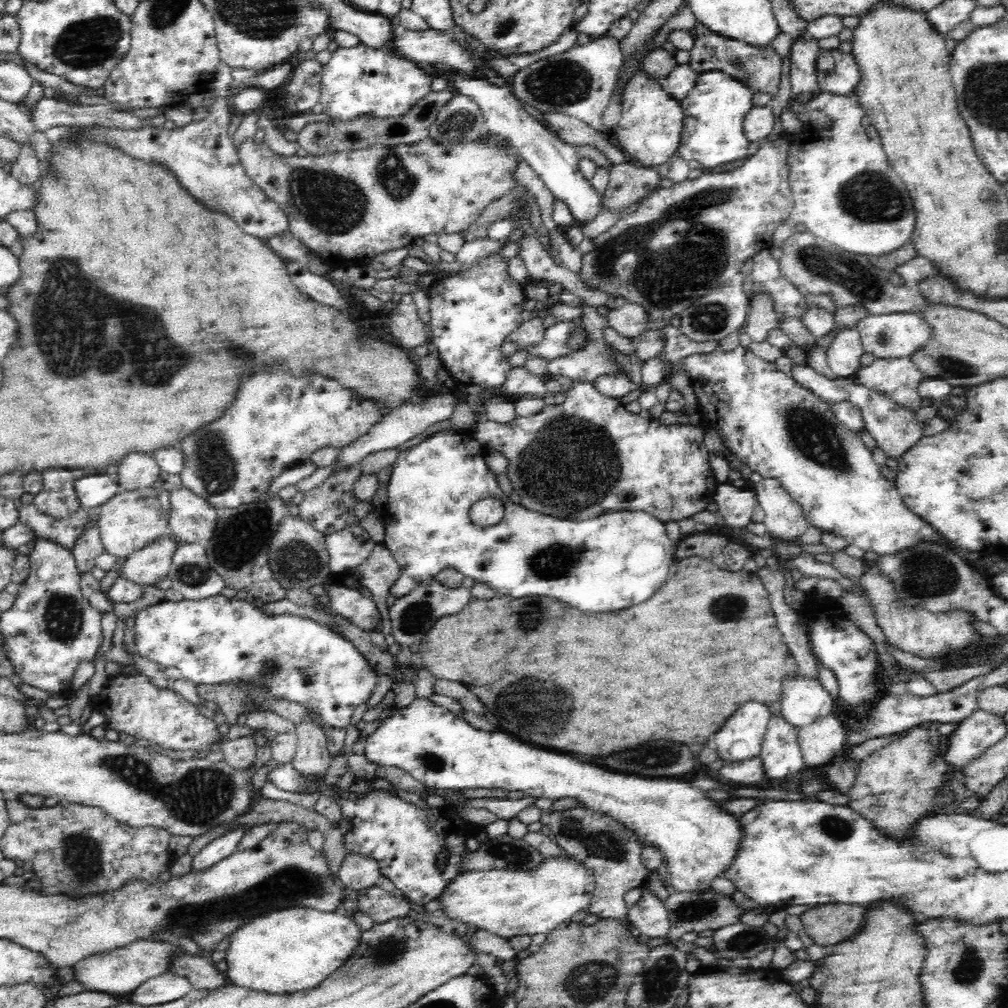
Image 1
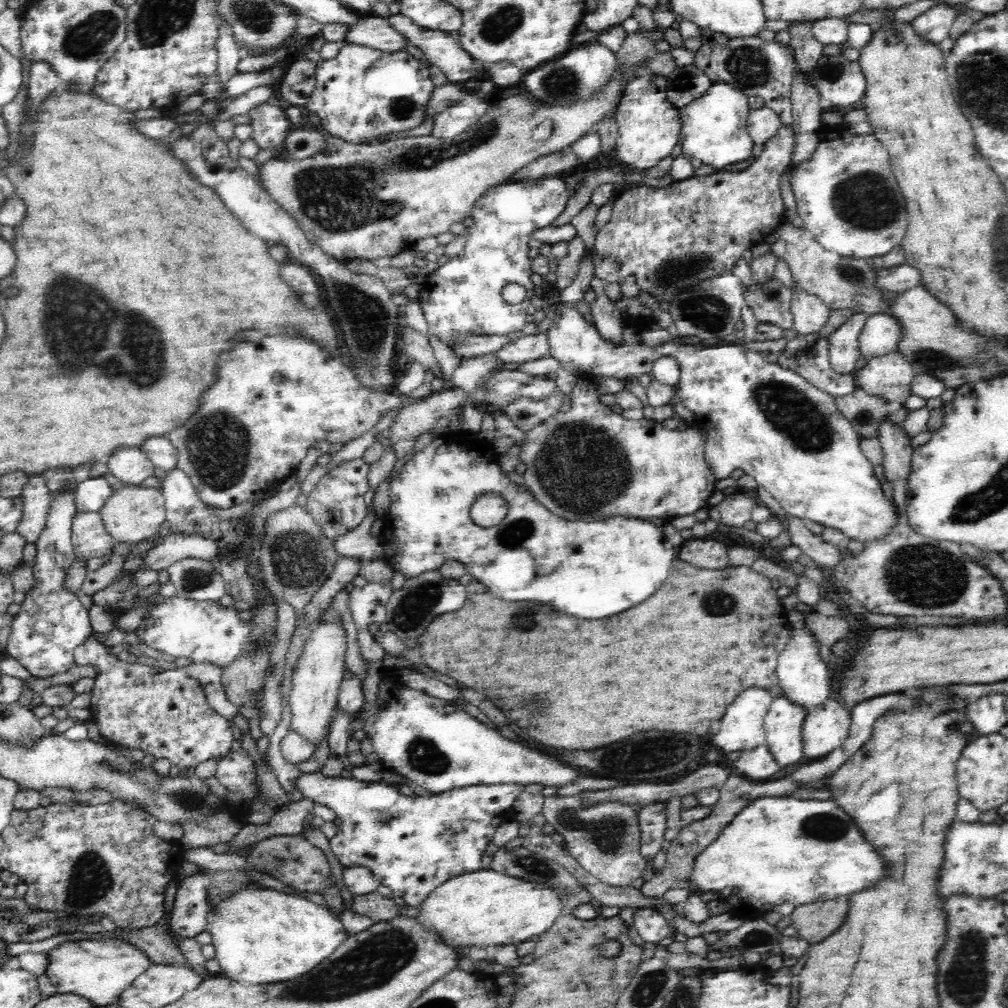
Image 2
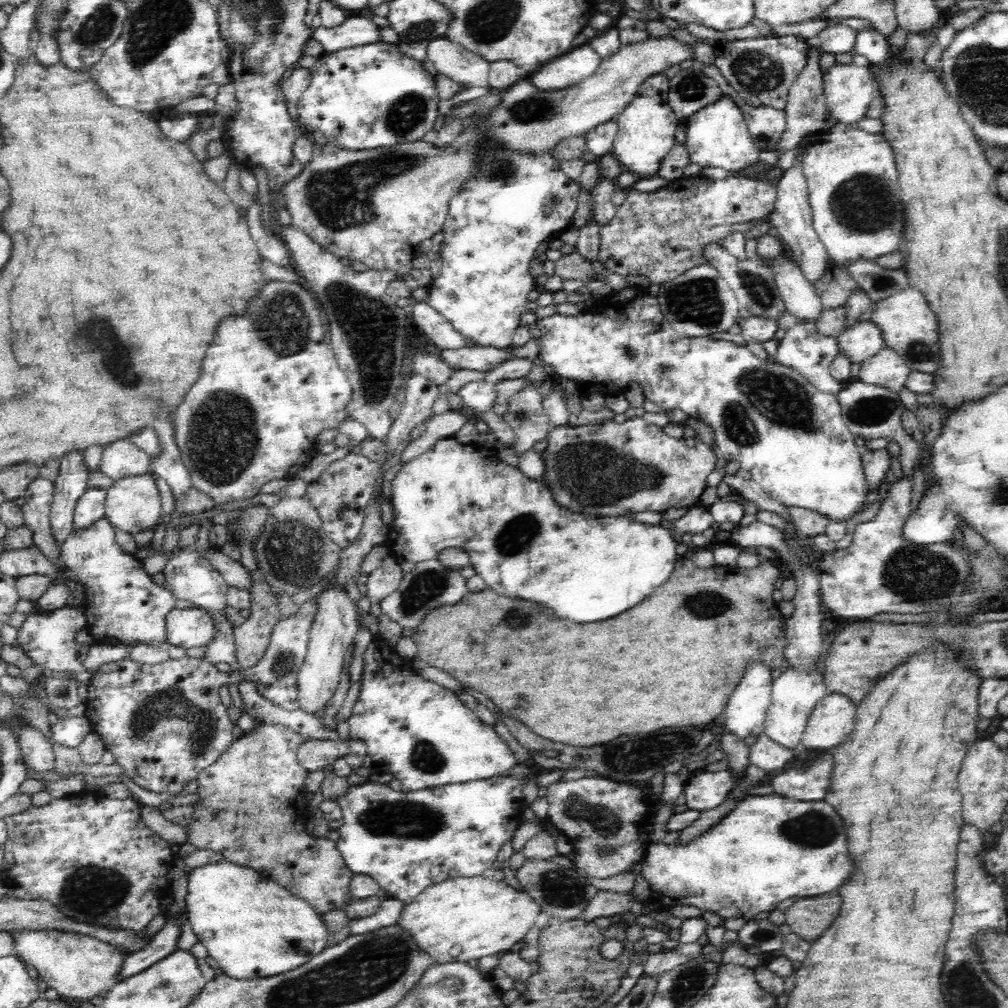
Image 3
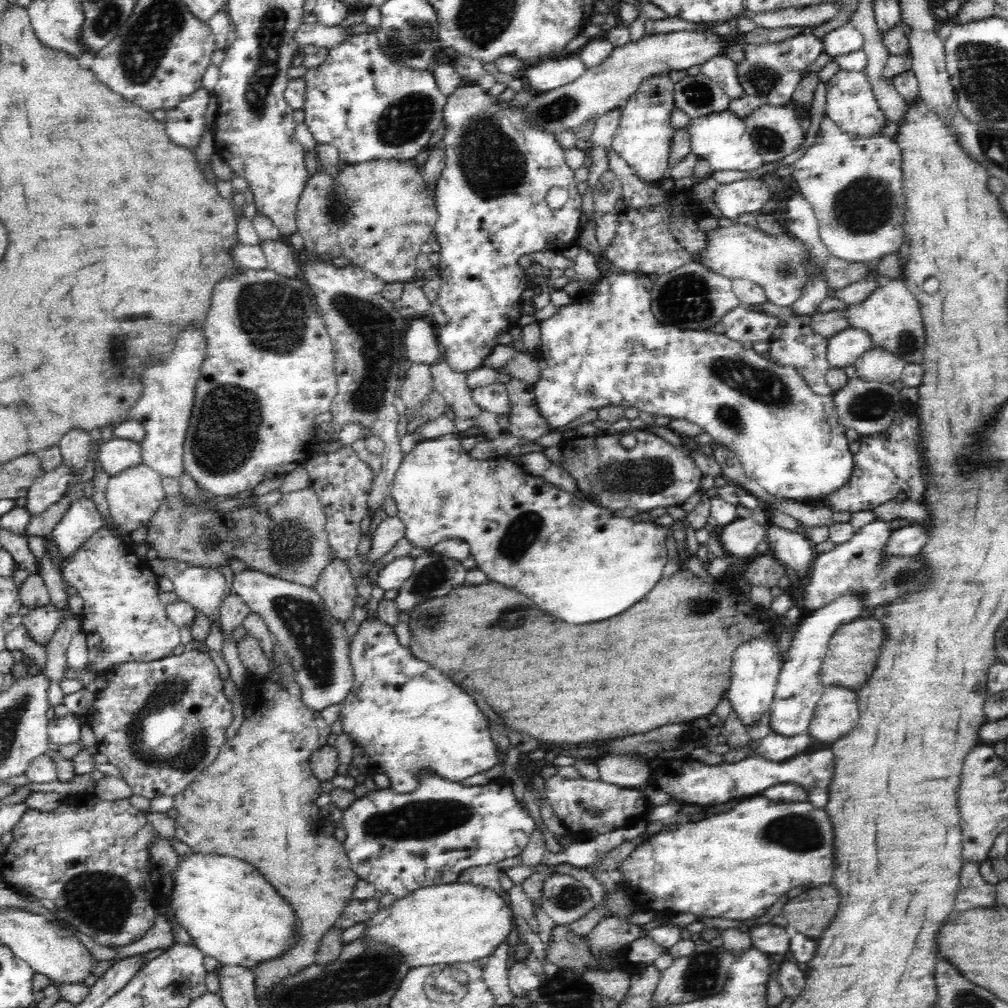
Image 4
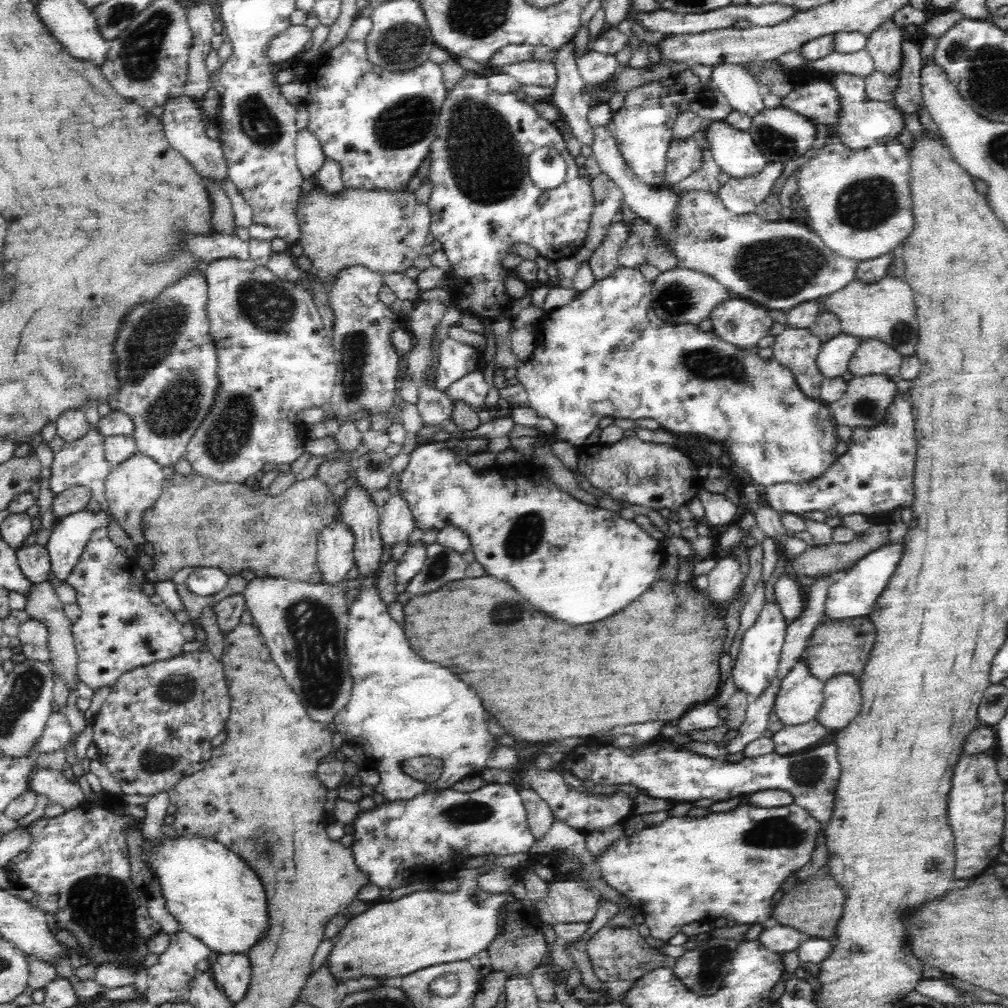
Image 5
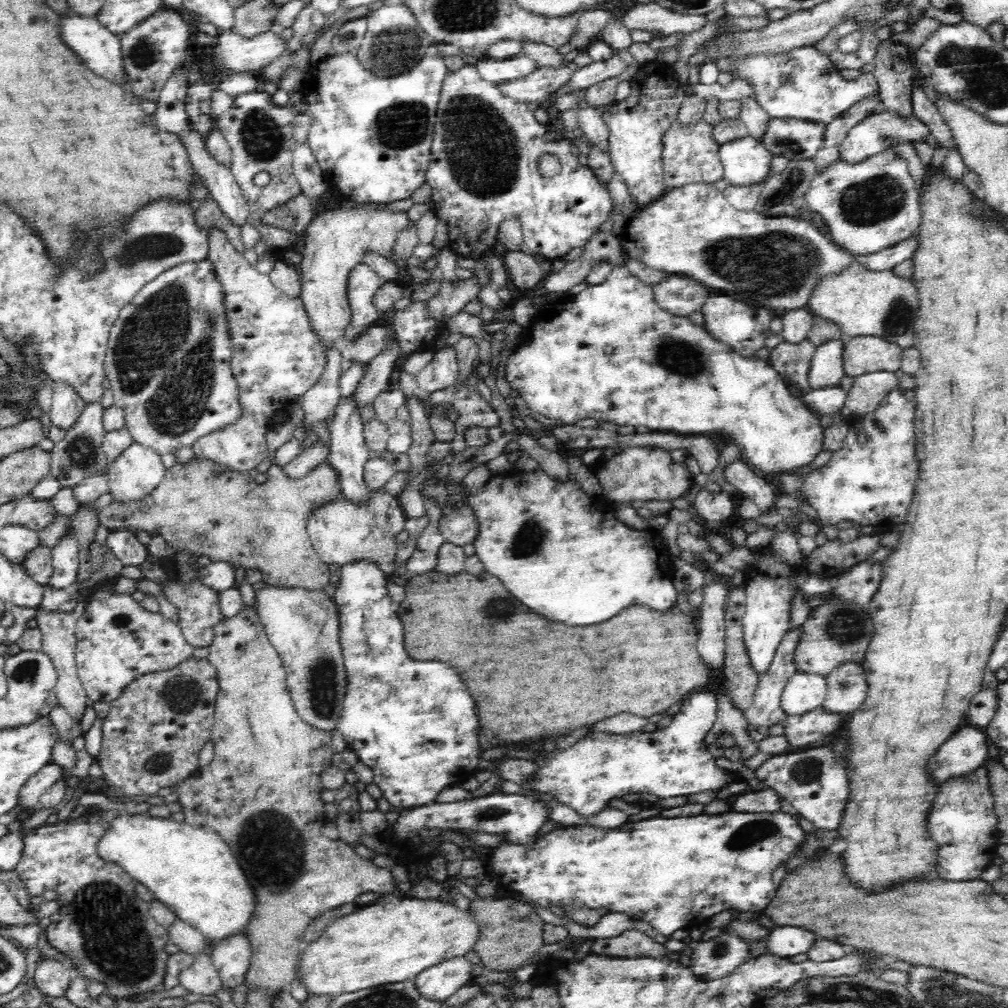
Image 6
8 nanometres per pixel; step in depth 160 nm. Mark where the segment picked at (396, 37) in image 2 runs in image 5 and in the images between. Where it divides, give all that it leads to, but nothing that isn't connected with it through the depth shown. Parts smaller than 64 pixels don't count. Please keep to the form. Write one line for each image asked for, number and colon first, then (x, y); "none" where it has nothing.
3: (356, 30)
4: (321, 36)
5: (288, 44)

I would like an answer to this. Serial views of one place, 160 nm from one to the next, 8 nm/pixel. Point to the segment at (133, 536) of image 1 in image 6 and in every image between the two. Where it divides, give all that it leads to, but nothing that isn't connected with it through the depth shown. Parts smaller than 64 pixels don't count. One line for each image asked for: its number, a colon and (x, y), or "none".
2: (131, 514)
3: (132, 504)
4: (133, 495)
5: (132, 486)
6: (133, 474)

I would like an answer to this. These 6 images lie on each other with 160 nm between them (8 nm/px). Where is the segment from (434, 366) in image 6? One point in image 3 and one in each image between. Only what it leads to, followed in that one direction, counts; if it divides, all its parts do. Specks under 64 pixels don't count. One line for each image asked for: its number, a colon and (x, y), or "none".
3: (495, 223)
4: (490, 199)
5: (456, 360)

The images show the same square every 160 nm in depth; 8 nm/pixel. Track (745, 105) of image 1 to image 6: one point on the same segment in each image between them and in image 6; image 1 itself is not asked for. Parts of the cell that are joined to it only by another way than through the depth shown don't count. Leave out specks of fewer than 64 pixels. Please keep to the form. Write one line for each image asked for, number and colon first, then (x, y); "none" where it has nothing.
2: (714, 128)
3: (717, 135)
4: (721, 138)
5: (734, 151)
6: (746, 163)

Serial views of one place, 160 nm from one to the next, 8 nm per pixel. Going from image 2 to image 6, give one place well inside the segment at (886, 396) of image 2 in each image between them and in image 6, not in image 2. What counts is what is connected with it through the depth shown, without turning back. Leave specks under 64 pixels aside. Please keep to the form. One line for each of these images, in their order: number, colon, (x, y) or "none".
3: (886, 368)
4: (878, 364)
5: (872, 356)
6: (862, 355)

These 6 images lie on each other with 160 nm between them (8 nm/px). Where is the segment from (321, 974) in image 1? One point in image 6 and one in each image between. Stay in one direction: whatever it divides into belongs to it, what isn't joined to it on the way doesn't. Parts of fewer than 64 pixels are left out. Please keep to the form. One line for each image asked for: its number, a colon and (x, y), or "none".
2: (261, 935)
3: (253, 927)
4: (233, 914)
5: (213, 894)
6: (193, 871)

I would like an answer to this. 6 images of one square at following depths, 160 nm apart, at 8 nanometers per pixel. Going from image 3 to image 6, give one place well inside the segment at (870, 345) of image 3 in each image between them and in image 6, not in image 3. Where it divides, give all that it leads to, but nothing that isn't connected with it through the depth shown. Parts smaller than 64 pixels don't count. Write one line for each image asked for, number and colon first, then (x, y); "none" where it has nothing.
4: (844, 348)
5: (832, 361)
6: (827, 365)

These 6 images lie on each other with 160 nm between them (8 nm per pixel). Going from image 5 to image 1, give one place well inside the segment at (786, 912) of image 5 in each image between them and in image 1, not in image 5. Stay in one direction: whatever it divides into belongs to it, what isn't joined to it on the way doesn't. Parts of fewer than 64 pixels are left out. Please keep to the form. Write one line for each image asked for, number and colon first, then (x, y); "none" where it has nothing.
1: (826, 923)
2: (813, 921)
3: (808, 917)
4: (811, 913)

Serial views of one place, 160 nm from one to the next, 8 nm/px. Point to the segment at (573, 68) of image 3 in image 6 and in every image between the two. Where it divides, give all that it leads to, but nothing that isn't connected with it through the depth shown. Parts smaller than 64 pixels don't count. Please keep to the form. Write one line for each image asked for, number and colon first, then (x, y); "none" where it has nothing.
4: (547, 74)
5: (532, 72)
6: (494, 71)

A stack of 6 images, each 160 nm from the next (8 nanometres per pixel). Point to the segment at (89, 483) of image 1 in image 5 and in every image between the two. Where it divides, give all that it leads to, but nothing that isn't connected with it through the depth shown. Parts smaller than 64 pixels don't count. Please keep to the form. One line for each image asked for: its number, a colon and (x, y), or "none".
2: (90, 495)
3: (91, 506)
4: (82, 519)
5: (70, 535)

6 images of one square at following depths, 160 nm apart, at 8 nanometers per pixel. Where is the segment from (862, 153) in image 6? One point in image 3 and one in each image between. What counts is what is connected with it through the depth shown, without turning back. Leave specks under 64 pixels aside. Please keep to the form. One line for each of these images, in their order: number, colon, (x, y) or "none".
3: (849, 89)
4: (850, 100)
5: (863, 122)

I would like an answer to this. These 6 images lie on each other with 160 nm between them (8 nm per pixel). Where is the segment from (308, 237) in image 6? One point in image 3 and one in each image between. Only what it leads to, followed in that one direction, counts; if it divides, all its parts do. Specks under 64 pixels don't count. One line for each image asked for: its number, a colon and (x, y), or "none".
3: (376, 207)
4: (378, 214)
5: (384, 232)

